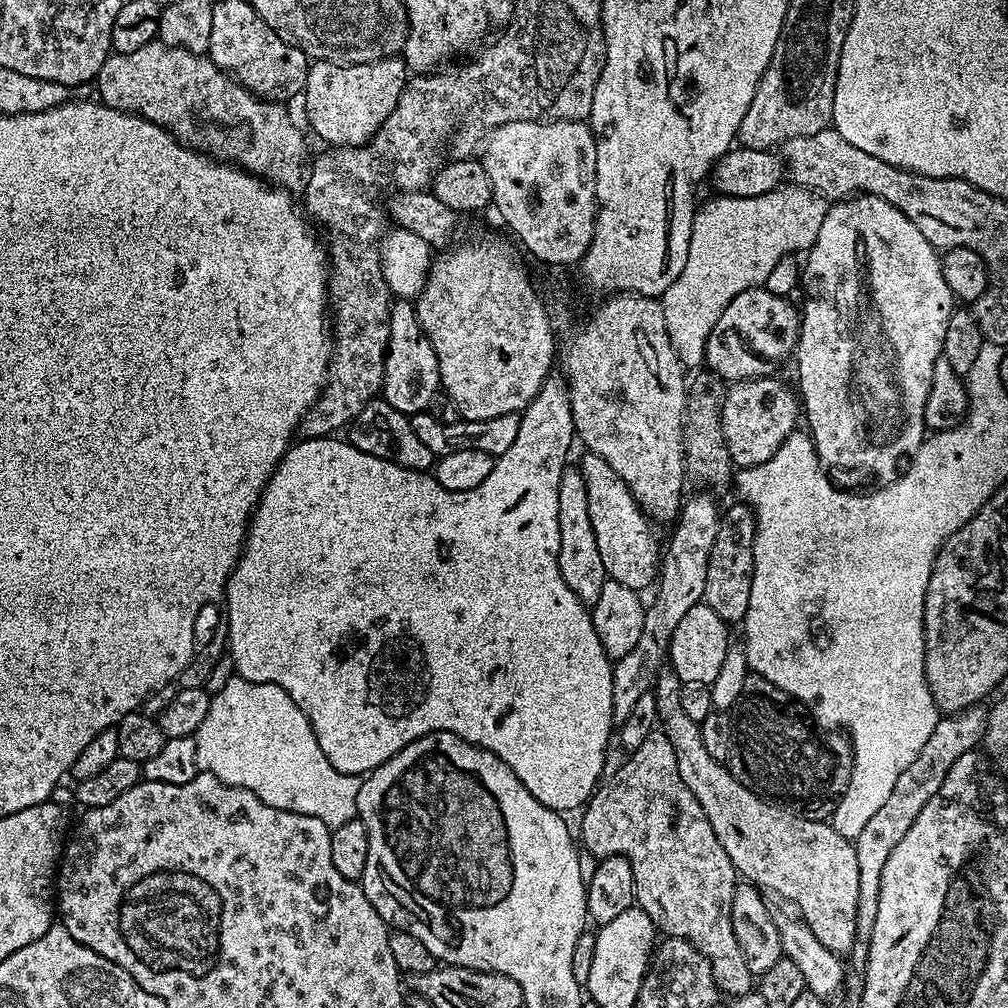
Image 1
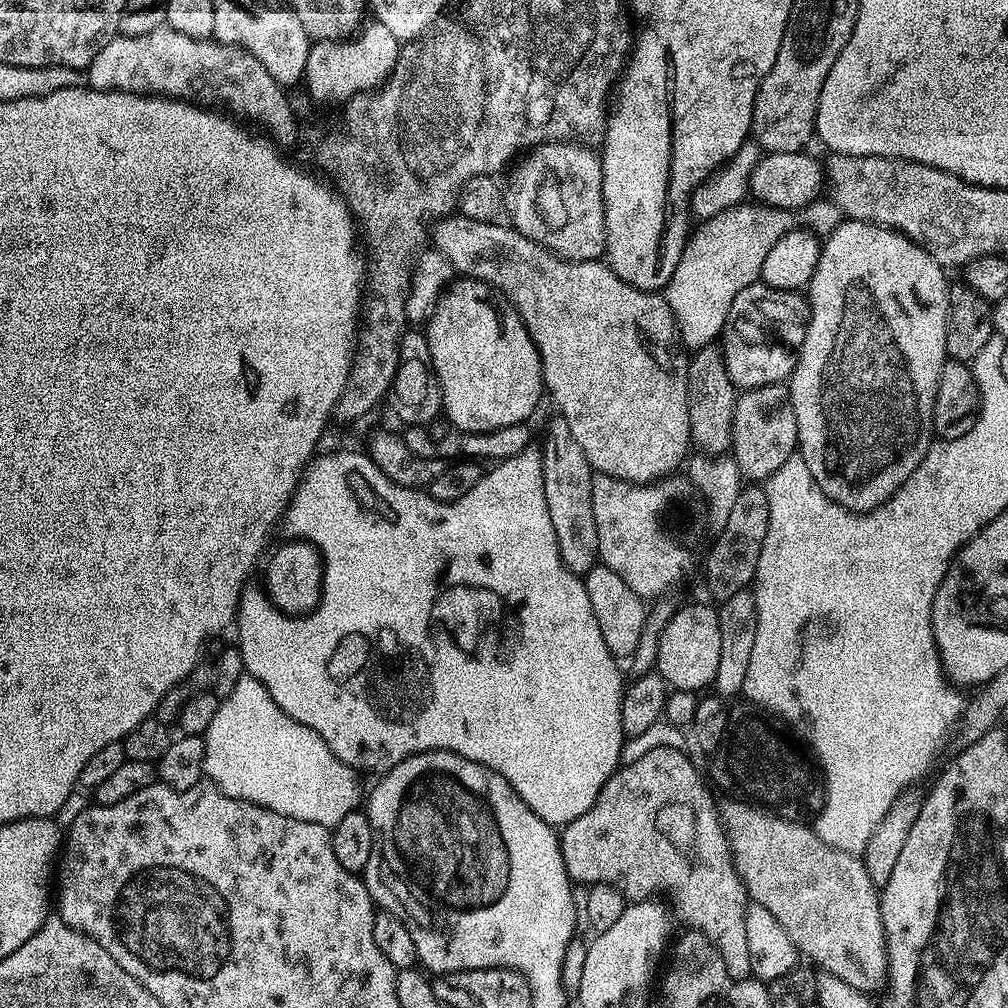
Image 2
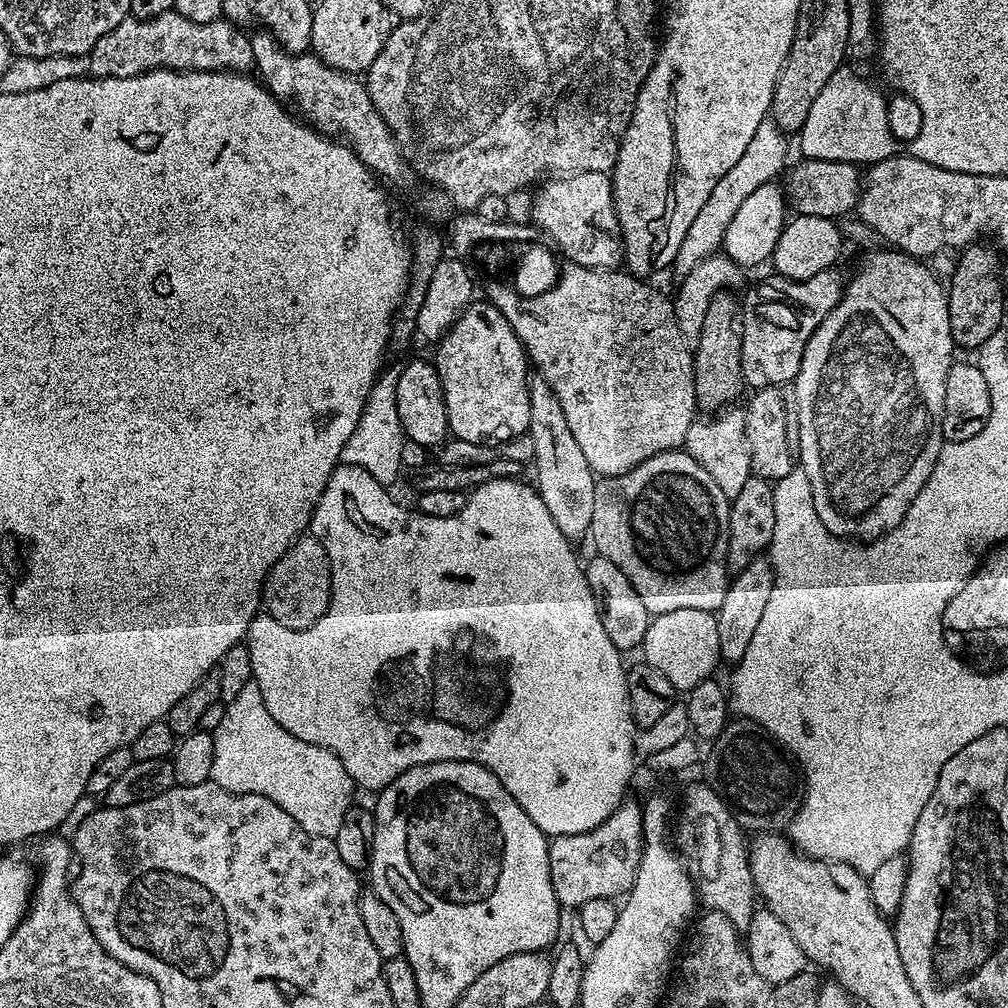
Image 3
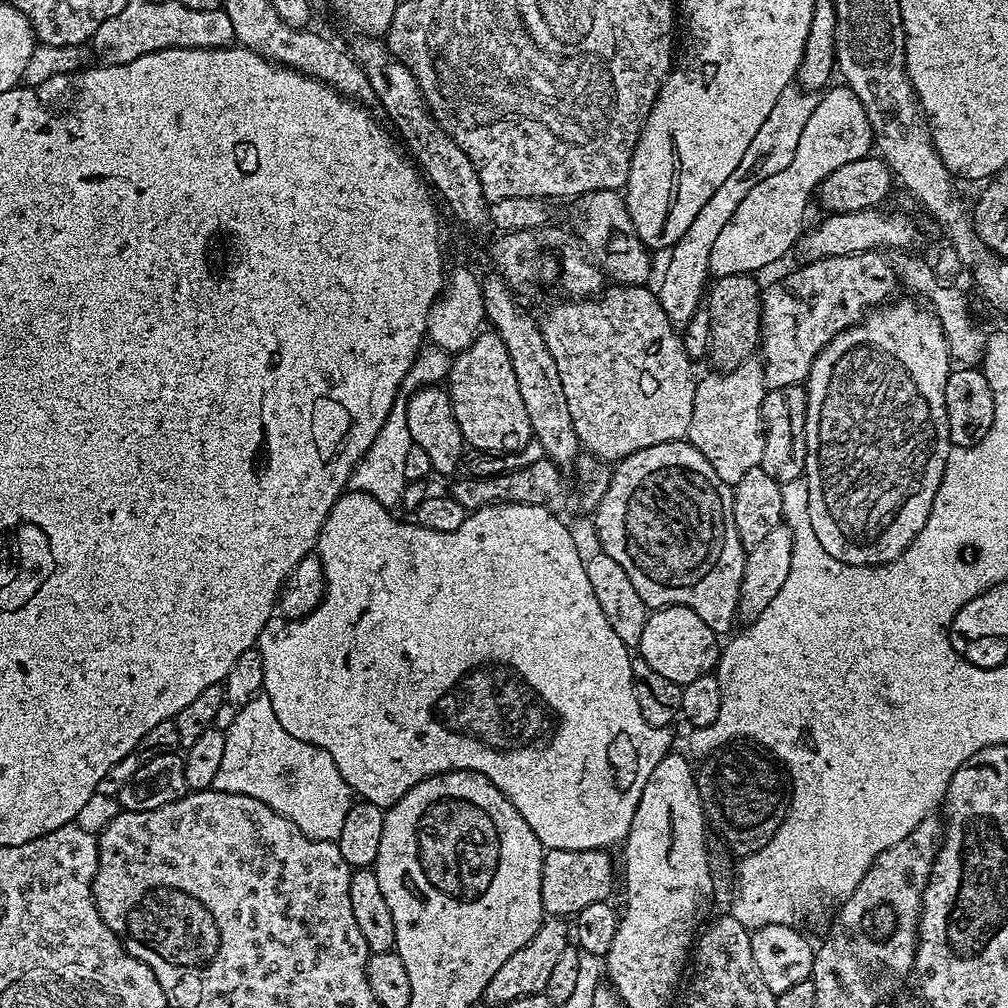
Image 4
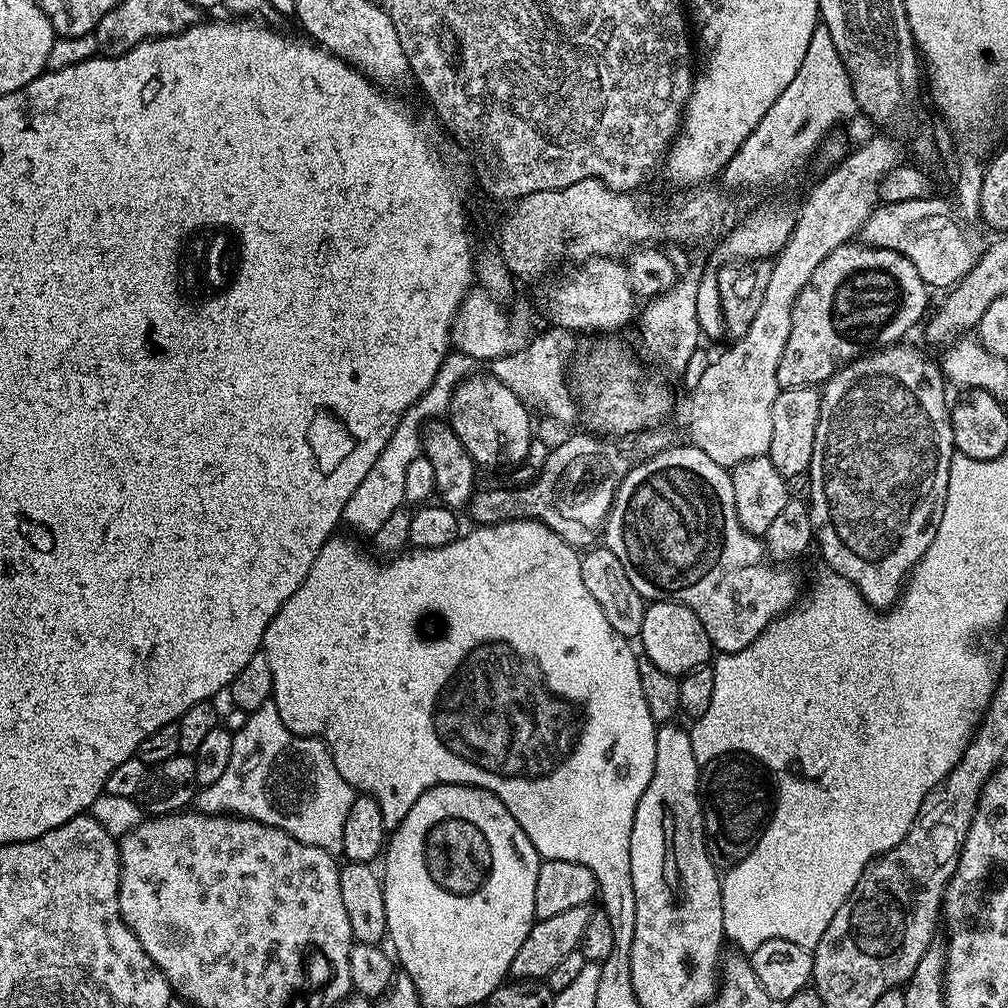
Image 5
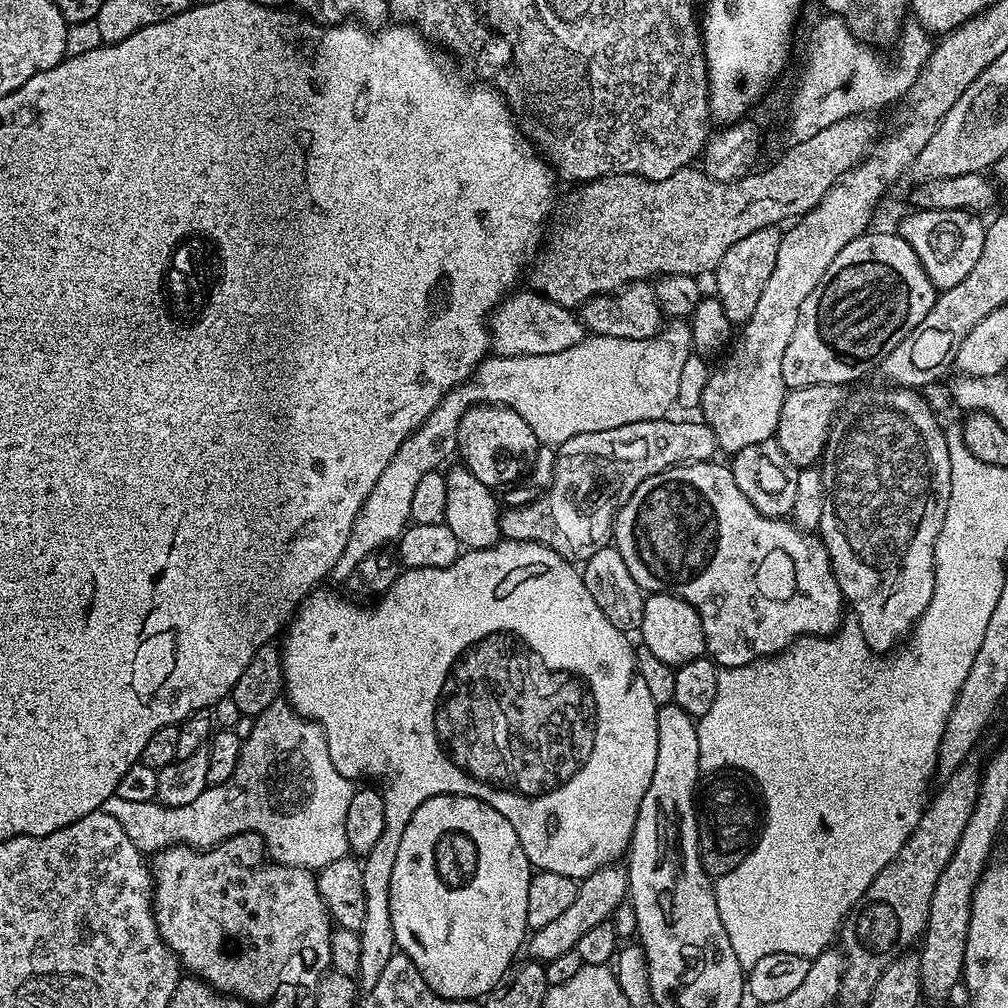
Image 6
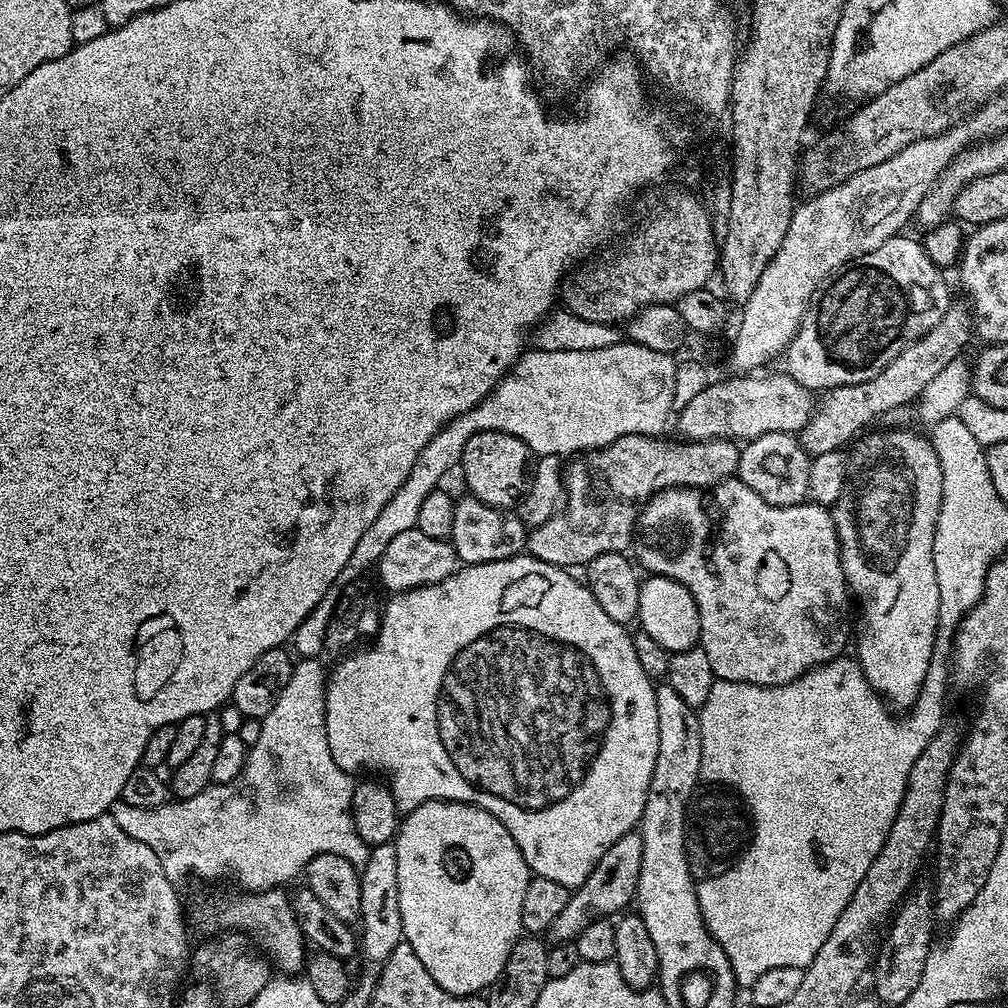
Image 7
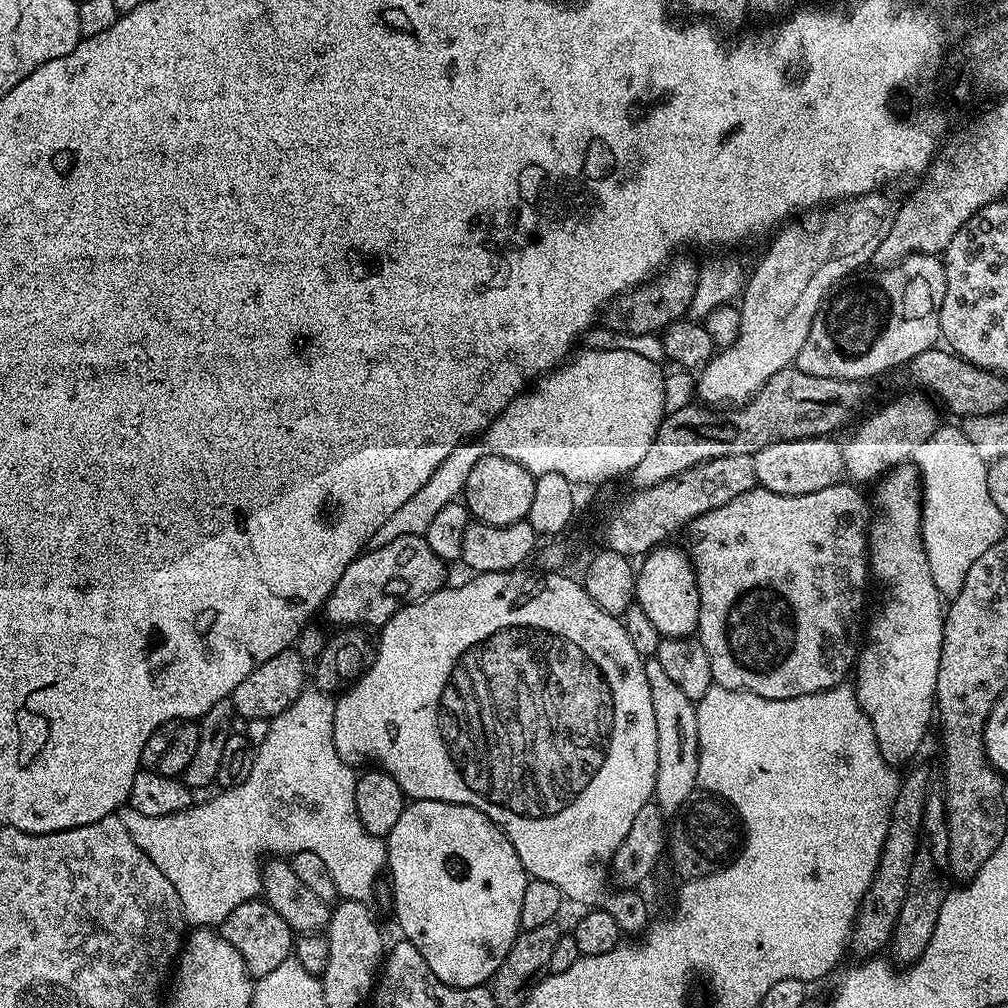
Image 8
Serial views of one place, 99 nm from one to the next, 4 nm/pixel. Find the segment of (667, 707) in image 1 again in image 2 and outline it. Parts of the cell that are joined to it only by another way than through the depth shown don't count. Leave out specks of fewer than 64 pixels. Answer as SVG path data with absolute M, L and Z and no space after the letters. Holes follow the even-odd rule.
M728 798L725 800L728 801L725 804L723 801L718 808L720 823L724 826L724 833L732 851L732 861L742 878L744 888L748 891L749 901L754 904L766 906L766 910L770 910L770 914L774 914L774 918L778 918L782 930L786 930L786 934L790 934L797 953L801 957L809 956L813 960L811 963L817 969L834 974L834 978L842 978L842 982L846 982L849 986L854 986L854 990L858 990L859 992L876 994L876 991L878 991L877 993L879 993L885 987L888 978L888 947L886 946L884 927L882 926L882 914L880 913L880 892L878 891L877 885L872 883L863 859L859 855L851 852L843 852L826 842L822 842L822 838L818 838L818 834L809 825L807 828L806 825L800 824L804 822L785 820L783 816L778 816L776 813L767 811L747 800L739 798Z

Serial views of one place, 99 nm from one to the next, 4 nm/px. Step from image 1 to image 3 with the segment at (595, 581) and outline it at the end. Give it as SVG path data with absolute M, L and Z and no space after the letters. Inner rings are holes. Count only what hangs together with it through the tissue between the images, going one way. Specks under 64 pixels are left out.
M536 378L529 383L530 422L527 436L534 438L534 454L532 460L536 464L536 480L534 487L539 492L542 502L546 502L546 510L550 510L550 518L558 530L562 530L565 538L573 542L587 537L592 531L594 518L594 490L597 477L592 471L590 462L582 455L582 449L574 439L574 433L566 422L566 413L558 403L558 394L550 390L544 379Z

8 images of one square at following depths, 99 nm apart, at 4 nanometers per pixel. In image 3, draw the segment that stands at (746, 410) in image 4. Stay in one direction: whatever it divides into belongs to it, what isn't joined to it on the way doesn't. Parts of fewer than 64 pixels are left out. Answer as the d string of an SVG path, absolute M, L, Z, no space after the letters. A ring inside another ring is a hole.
M732 406L727 410L720 410L715 413L713 420L703 420L697 418L693 420L690 430L686 430L686 438L682 445L683 451L694 458L718 482L722 494L734 497L742 491L742 485L751 478L752 463L750 462L750 446L744 431L746 422L744 421L744 408Z

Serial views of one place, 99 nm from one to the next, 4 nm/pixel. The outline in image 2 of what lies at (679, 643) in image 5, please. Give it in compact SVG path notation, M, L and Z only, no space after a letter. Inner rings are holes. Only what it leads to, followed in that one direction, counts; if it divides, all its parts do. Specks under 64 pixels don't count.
M688 604L685 608L677 607L670 622L660 635L658 658L655 671L668 685L669 689L678 692L699 693L713 683L718 674L718 658L721 657L721 631L719 614L715 607L708 604Z

